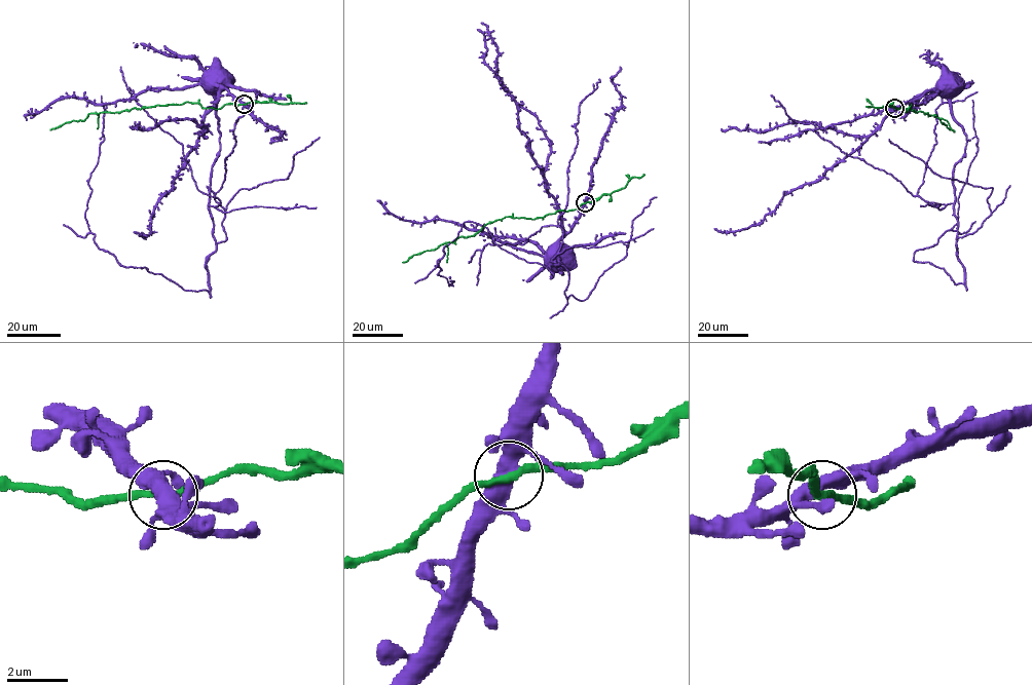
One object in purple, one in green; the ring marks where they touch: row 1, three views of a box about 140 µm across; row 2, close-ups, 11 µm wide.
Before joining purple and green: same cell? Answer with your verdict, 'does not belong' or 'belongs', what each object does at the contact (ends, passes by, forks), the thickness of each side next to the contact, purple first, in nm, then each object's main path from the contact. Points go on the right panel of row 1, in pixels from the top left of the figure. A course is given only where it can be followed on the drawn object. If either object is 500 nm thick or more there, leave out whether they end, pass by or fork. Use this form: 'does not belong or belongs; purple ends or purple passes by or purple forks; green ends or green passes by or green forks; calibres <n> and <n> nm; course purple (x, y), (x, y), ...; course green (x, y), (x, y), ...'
does not belong; purple forks; green passes by; calibres 400 and 240 nm; course purple (894, 108), (933, 90), (942, 93); course green (894, 108), (902, 108), (902, 112), (911, 106), (909, 109), (934, 115), (955, 131)

